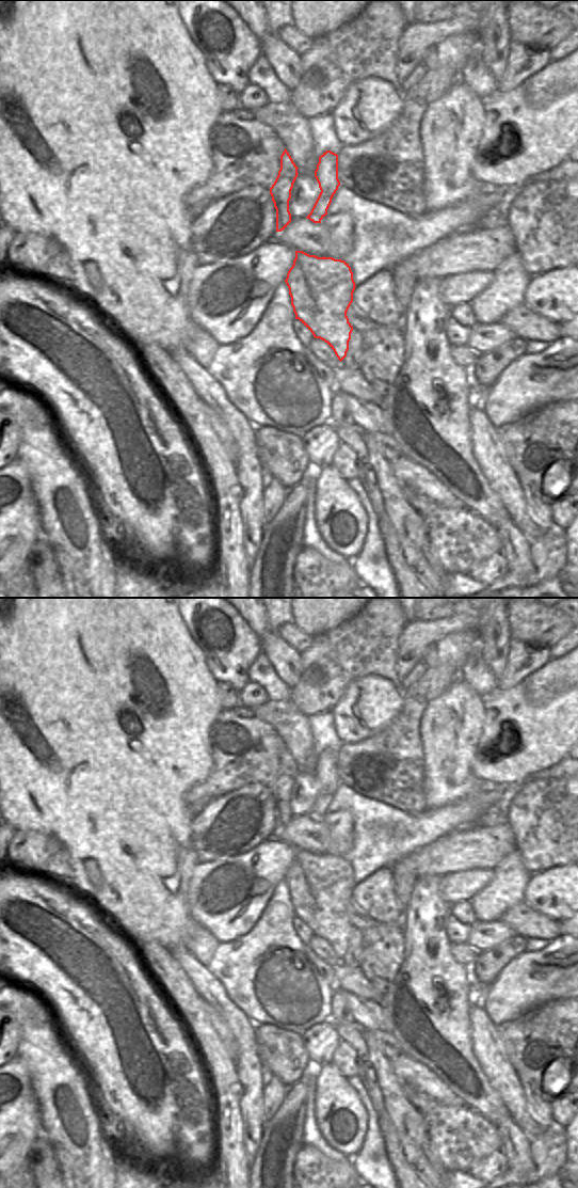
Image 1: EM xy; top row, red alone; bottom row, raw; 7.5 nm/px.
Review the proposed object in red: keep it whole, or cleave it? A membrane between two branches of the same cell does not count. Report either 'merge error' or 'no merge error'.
merge error

